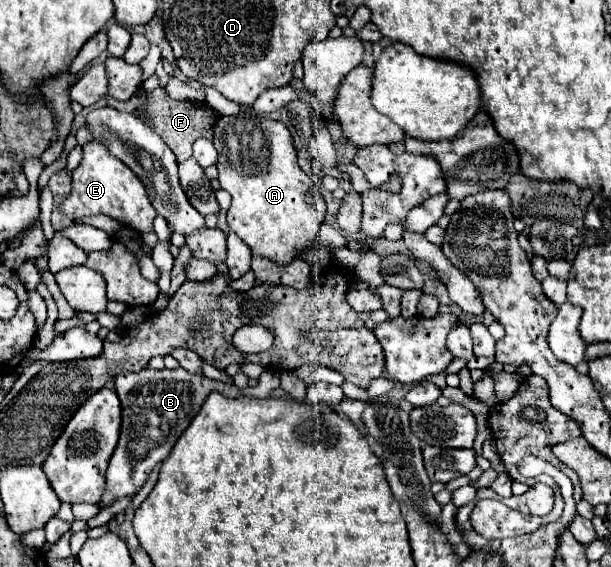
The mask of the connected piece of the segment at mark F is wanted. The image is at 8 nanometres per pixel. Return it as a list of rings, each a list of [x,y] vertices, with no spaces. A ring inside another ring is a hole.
[[[156,88],[154,92],[148,92],[148,96],[132,96],[126,102],[118,102],[114,98],[106,98],[106,102],[122,112],[132,114],[146,114],[152,122],[152,130],[162,136],[162,140],[168,144],[168,148],[174,152],[178,162],[184,162],[192,156],[192,144],[198,138],[214,138],[214,124],[218,122],[218,114],[214,108],[206,106],[206,102],[190,102],[190,100],[174,100],[166,94],[164,88]]]

